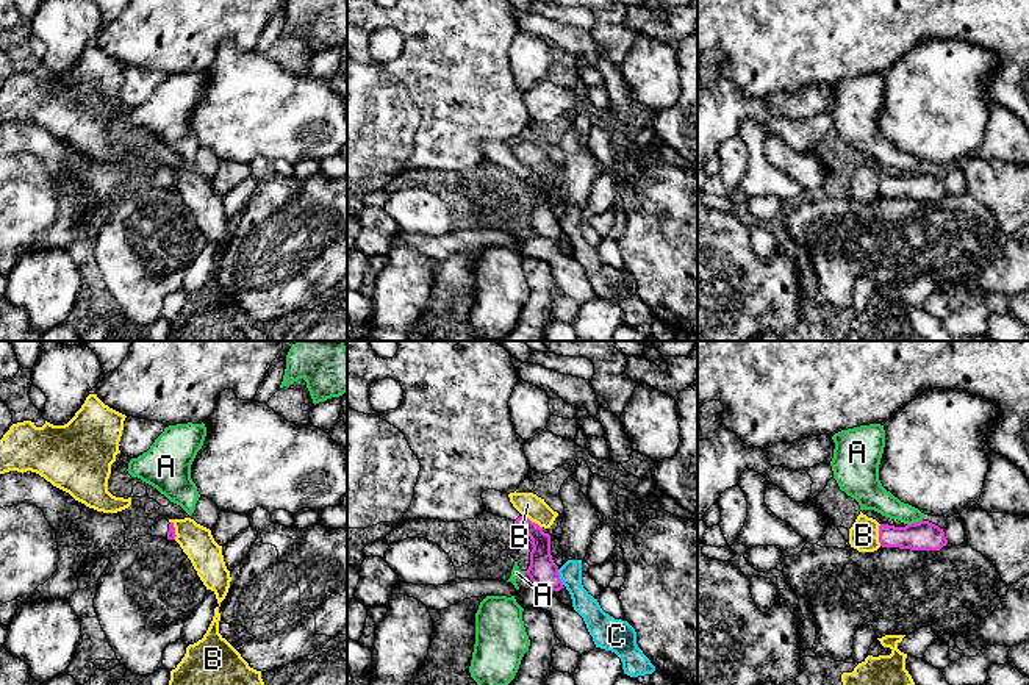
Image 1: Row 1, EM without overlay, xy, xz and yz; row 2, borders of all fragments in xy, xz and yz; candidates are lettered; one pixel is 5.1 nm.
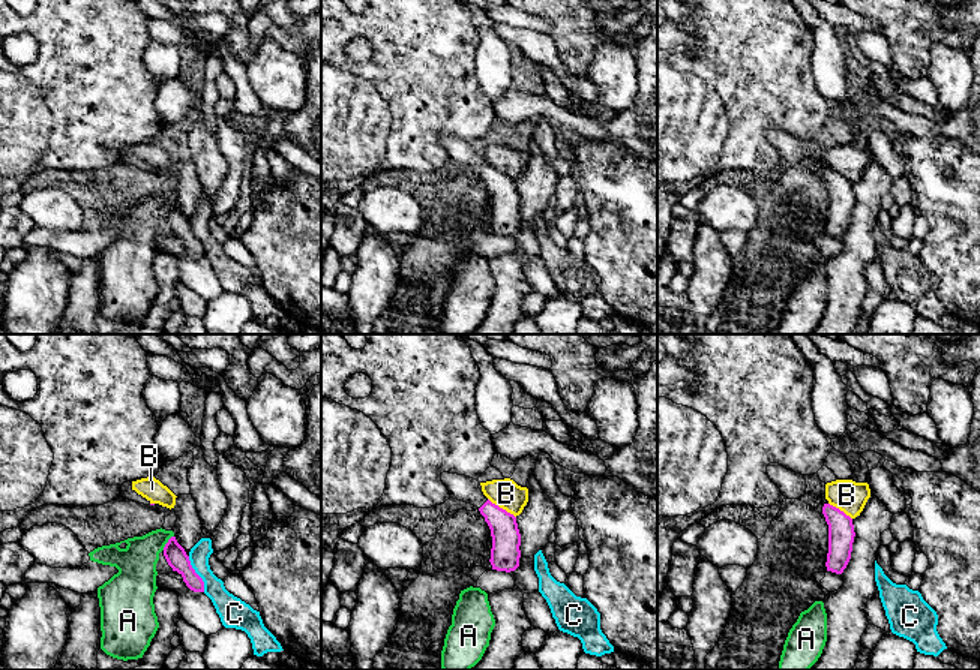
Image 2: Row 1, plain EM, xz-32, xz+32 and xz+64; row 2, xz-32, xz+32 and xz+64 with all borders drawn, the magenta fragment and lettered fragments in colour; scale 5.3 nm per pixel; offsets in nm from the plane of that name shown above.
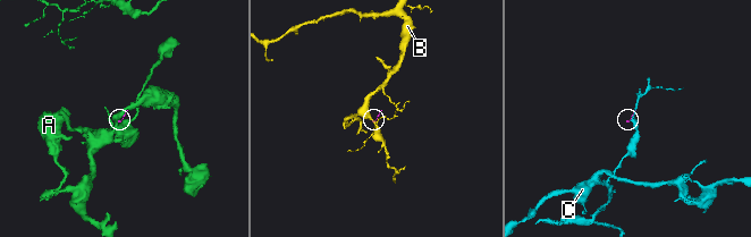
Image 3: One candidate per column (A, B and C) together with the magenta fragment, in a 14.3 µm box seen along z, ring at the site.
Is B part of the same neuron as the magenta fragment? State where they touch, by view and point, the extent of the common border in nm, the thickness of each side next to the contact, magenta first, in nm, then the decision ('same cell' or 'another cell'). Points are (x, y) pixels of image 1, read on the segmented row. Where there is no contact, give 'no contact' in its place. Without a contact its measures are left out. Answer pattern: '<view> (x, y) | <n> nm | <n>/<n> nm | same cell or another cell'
yz (879, 535) | 110 nm | 150/160 nm | another cell

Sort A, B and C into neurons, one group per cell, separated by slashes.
A / B / C

